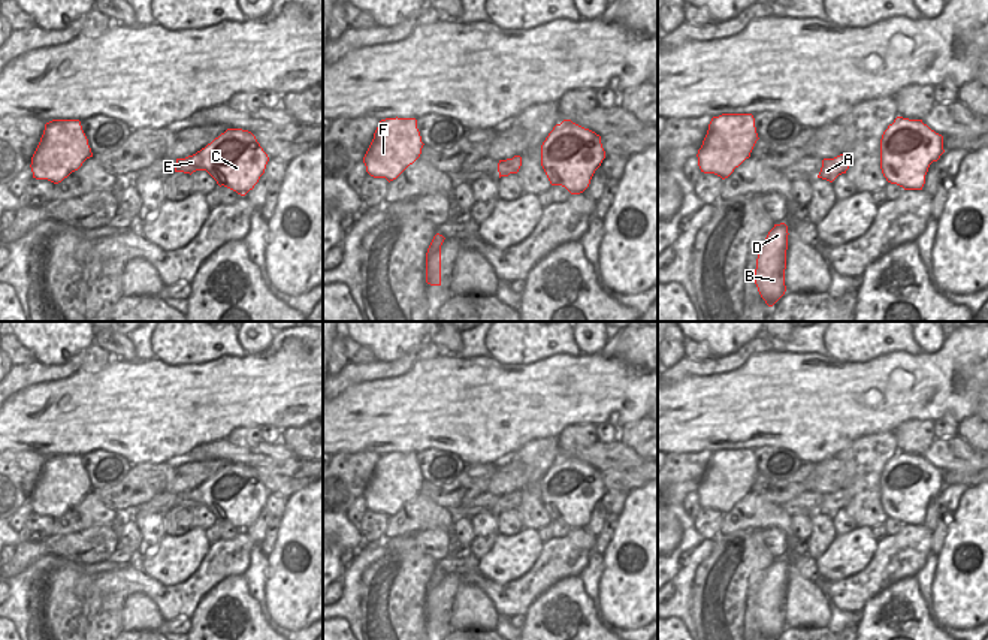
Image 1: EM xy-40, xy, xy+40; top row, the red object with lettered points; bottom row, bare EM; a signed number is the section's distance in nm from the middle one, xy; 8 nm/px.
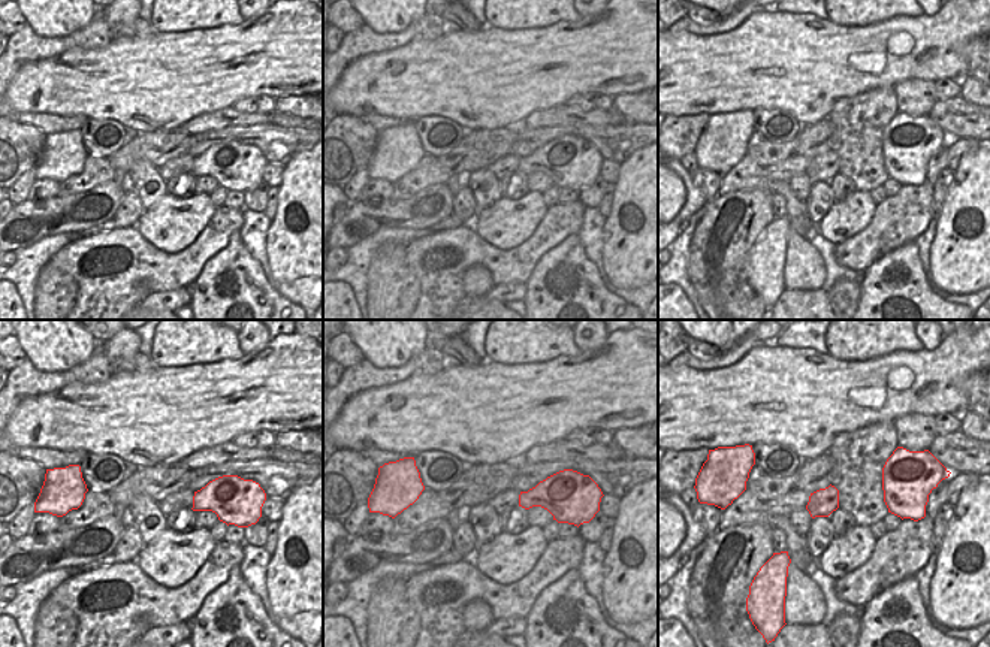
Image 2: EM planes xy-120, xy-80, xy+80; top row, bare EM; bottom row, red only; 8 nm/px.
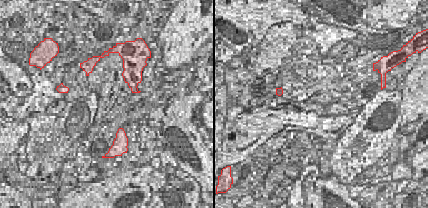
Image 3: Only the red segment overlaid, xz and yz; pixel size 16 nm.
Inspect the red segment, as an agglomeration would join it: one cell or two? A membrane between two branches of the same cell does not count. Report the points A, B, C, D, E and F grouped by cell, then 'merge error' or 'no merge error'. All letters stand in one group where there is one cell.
groups A B D F / C E; merge error

